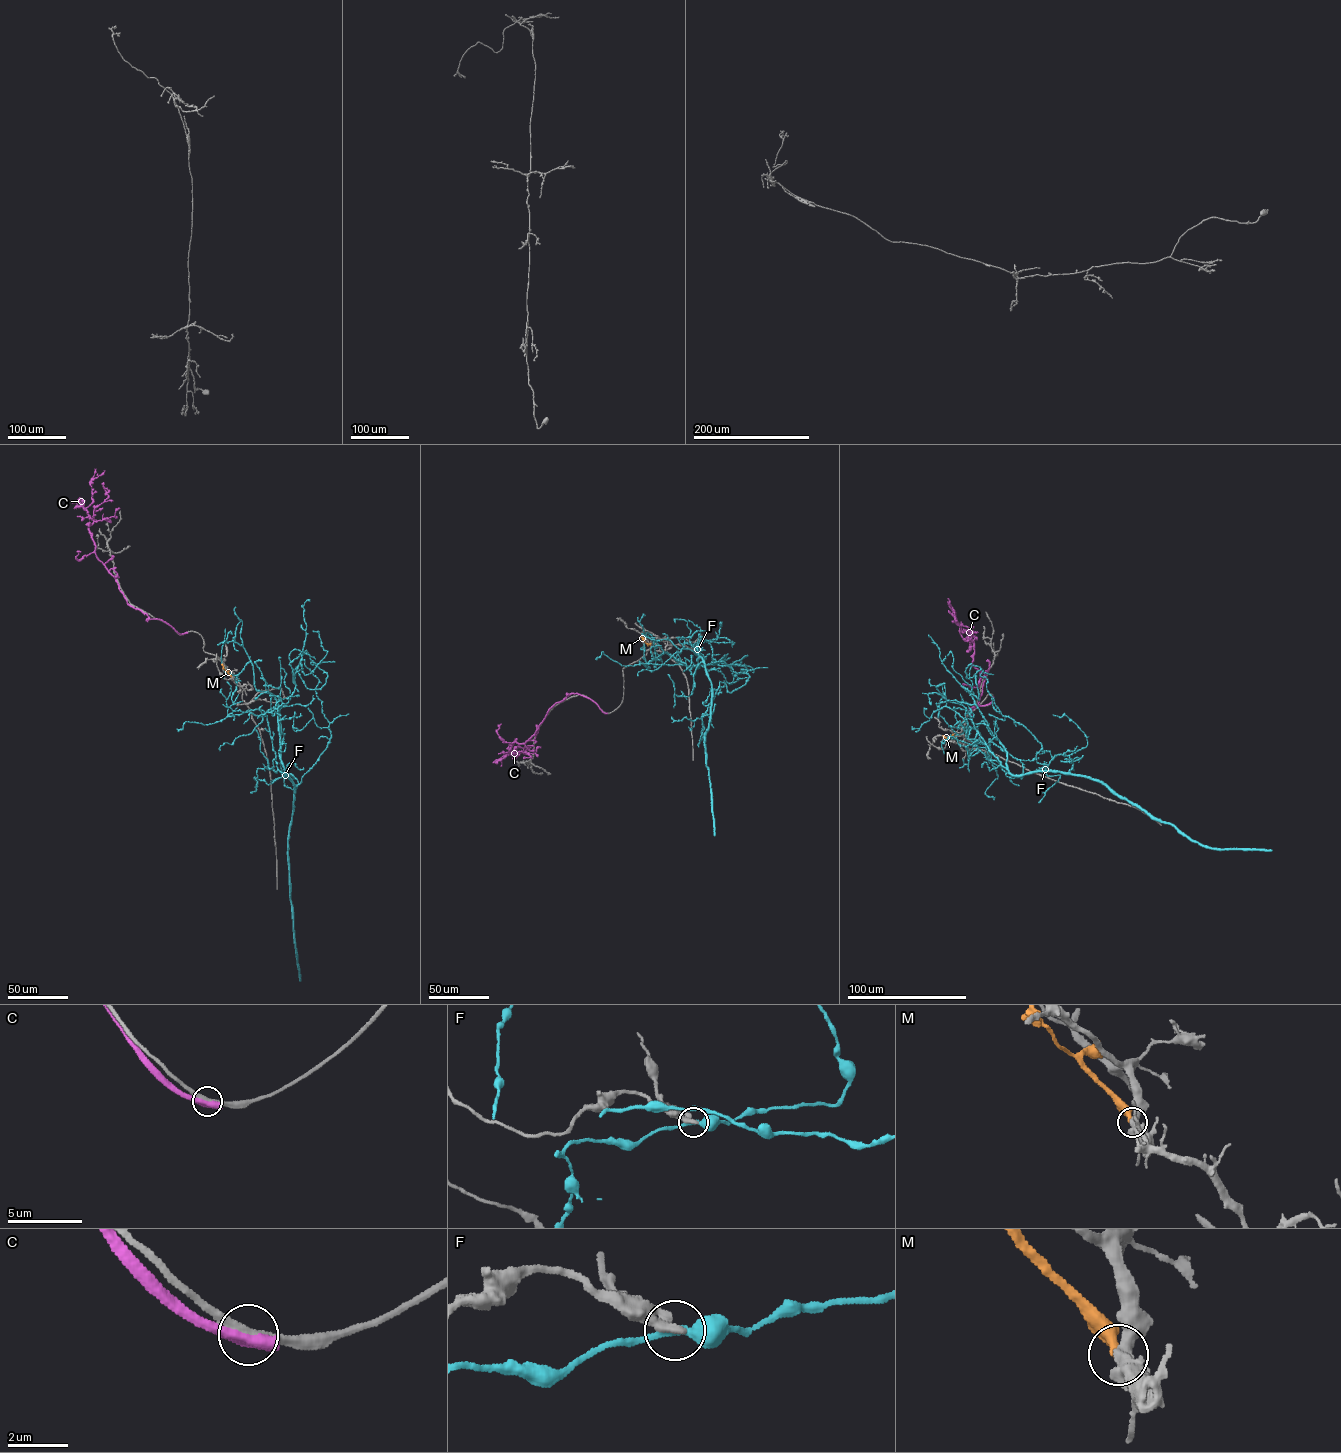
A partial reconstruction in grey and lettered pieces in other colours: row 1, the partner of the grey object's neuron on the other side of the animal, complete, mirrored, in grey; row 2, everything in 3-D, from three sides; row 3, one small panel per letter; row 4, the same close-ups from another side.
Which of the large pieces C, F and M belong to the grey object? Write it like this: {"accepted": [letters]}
{"accepted": []}

